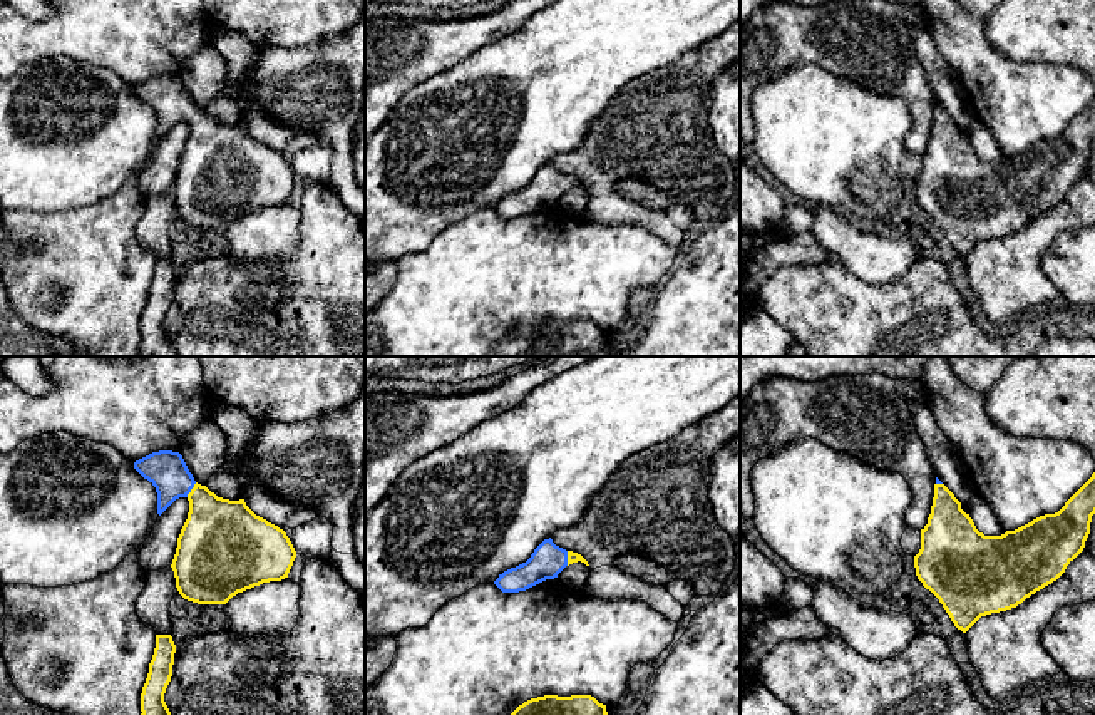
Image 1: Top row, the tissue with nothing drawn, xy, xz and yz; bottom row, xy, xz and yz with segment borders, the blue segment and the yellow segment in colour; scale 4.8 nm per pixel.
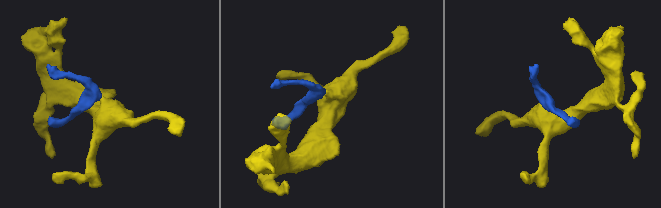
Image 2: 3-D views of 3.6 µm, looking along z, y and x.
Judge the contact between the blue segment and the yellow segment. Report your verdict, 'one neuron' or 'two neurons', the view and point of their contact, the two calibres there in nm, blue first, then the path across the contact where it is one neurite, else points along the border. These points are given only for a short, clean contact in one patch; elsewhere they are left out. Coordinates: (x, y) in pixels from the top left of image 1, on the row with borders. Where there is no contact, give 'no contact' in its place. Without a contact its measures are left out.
one neuron | xy (191, 488) | 190/320 nm | across xy (166, 469), (181, 484), (191, 488), (218, 531)

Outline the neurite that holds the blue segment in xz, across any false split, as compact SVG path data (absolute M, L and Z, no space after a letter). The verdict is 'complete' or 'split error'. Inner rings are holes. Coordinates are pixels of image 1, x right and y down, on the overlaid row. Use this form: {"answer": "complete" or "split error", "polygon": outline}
{"answer": "split error", "polygon": "M544 539L531 554L531 558L502 574L494 581L494 584L502 593L519 593L526 591L546 579L554 579L558 574L573 563L584 563L588 561L573 551L566 551L553 543L553 539Z"}

